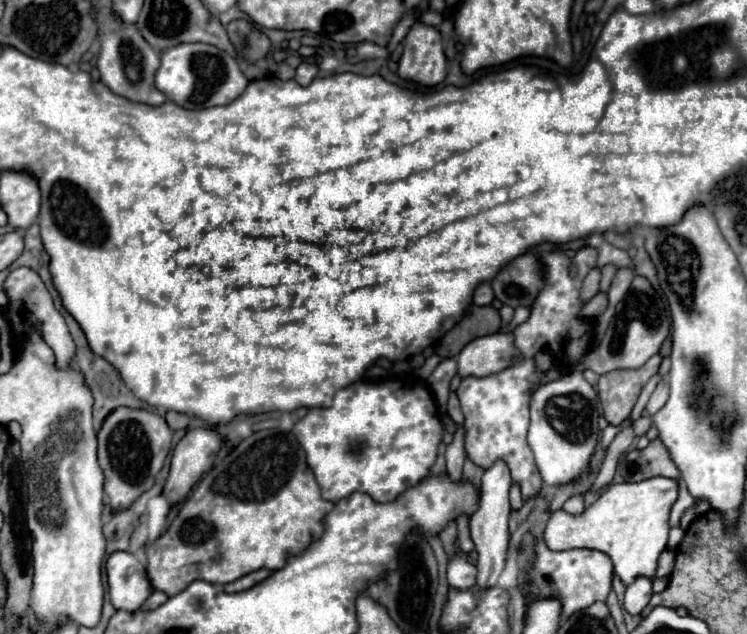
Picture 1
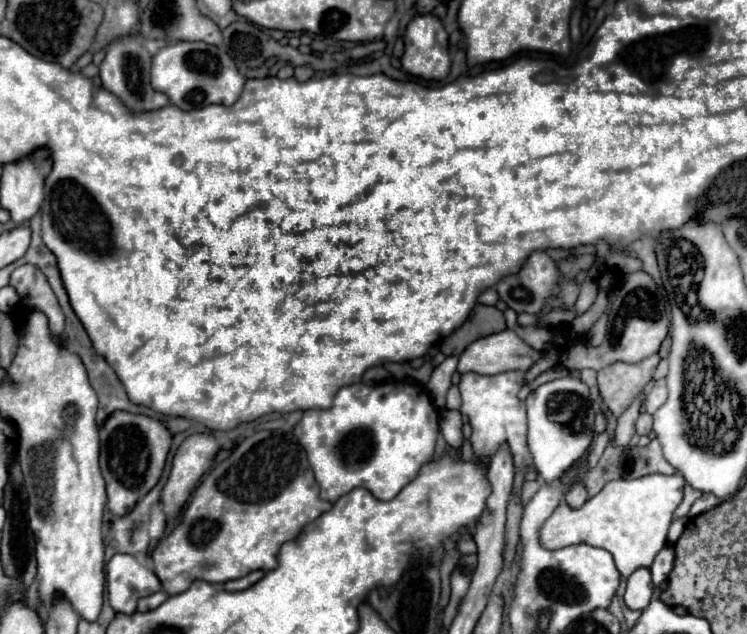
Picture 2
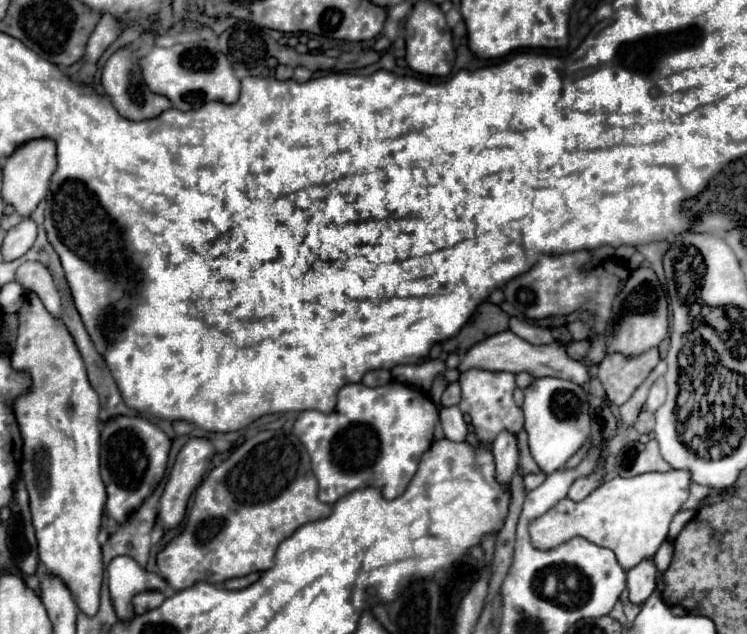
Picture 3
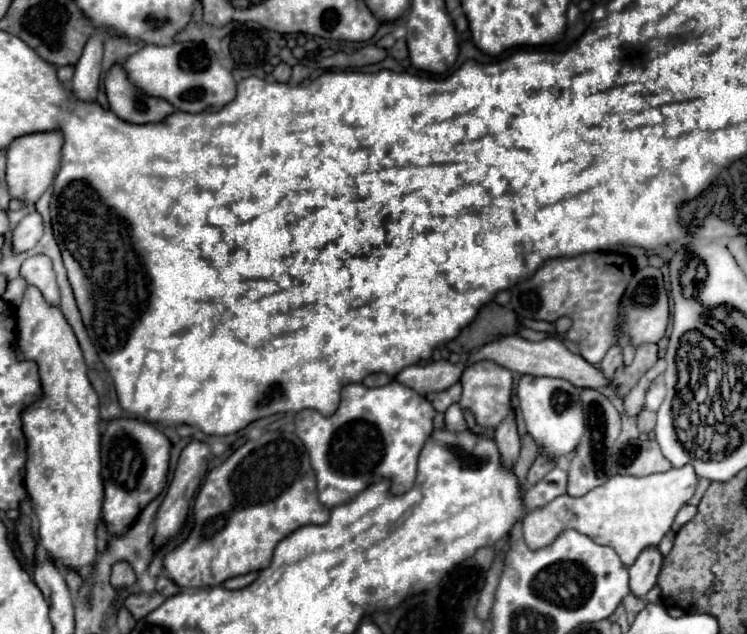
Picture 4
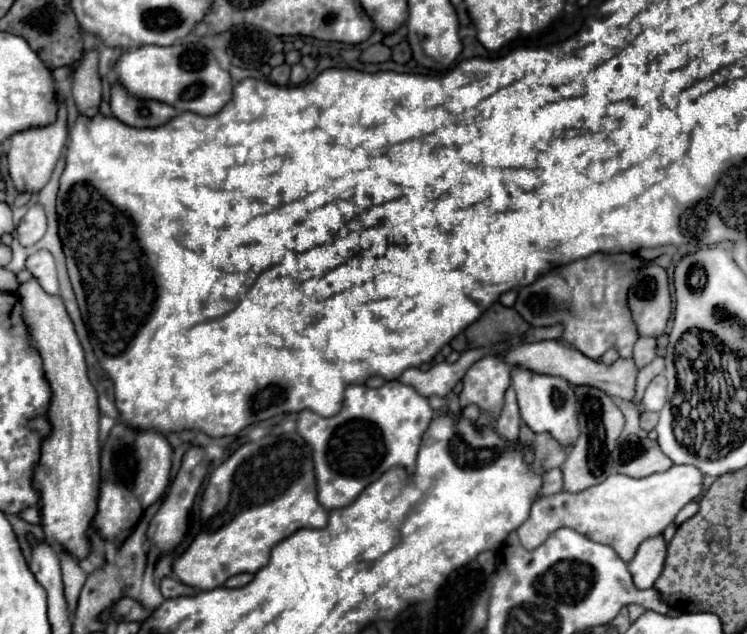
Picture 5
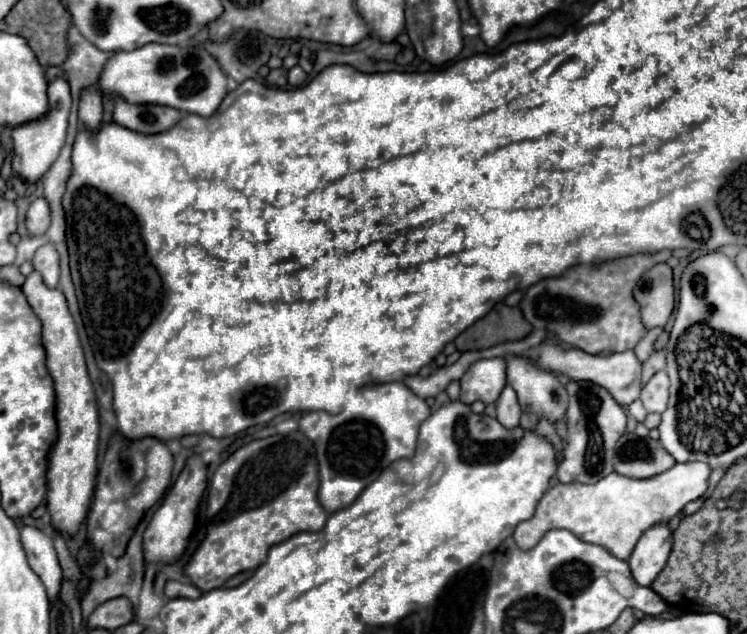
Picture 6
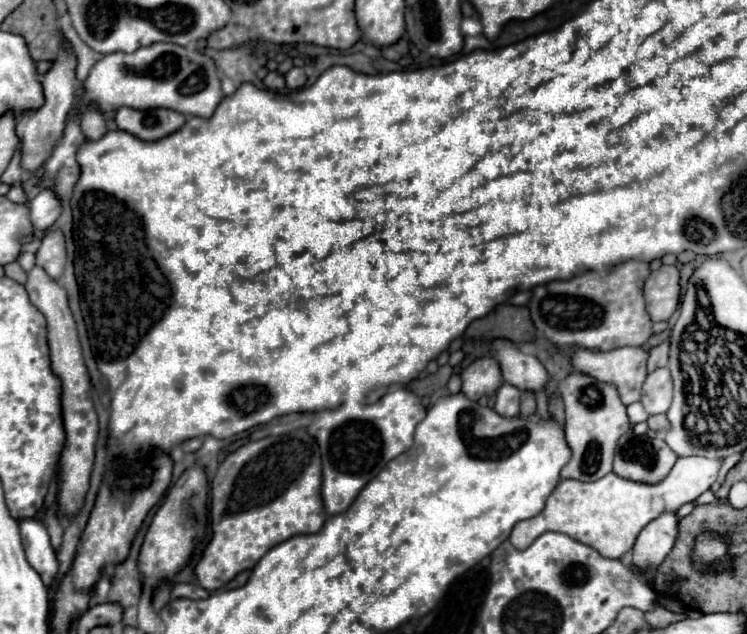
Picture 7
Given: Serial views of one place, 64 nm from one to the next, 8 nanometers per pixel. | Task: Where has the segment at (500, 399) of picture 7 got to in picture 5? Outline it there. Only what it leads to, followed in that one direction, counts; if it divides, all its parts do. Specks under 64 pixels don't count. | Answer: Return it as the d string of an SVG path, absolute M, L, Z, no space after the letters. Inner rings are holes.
M508 388L506 396L504 396L502 412L496 420L496 430L506 440L516 442L518 440L518 428L520 428L520 412L518 412L518 404L516 404L516 394L512 388Z

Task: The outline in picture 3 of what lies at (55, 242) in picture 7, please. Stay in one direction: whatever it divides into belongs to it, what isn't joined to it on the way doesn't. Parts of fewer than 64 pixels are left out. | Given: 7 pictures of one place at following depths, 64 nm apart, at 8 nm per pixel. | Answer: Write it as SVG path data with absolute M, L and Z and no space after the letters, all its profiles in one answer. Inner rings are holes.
M38 260L24 262L16 272L16 282L20 282L24 288L36 292L48 312L52 312L56 318L60 318L60 294L54 286L52 274L48 272L48 266Z

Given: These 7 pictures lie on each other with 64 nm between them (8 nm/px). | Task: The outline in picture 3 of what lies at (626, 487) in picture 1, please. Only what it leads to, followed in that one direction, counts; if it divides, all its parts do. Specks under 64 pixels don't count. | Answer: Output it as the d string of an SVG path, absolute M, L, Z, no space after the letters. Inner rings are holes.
M670 470L664 474L652 472L632 478L612 478L598 486L582 502L562 498L546 514L528 524L532 546L548 550L572 536L584 536L598 546L612 548L620 566L630 570L644 560L644 556L654 556L658 546L666 540L674 514L688 500L690 482L688 470Z

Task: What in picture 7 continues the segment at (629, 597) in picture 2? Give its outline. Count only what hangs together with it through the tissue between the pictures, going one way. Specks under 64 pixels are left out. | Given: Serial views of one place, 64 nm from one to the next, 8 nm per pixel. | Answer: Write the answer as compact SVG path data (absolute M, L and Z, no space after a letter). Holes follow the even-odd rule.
M664 512L642 528L632 548L630 562L640 572L650 572L664 562L664 556L672 550L678 536L676 512Z

